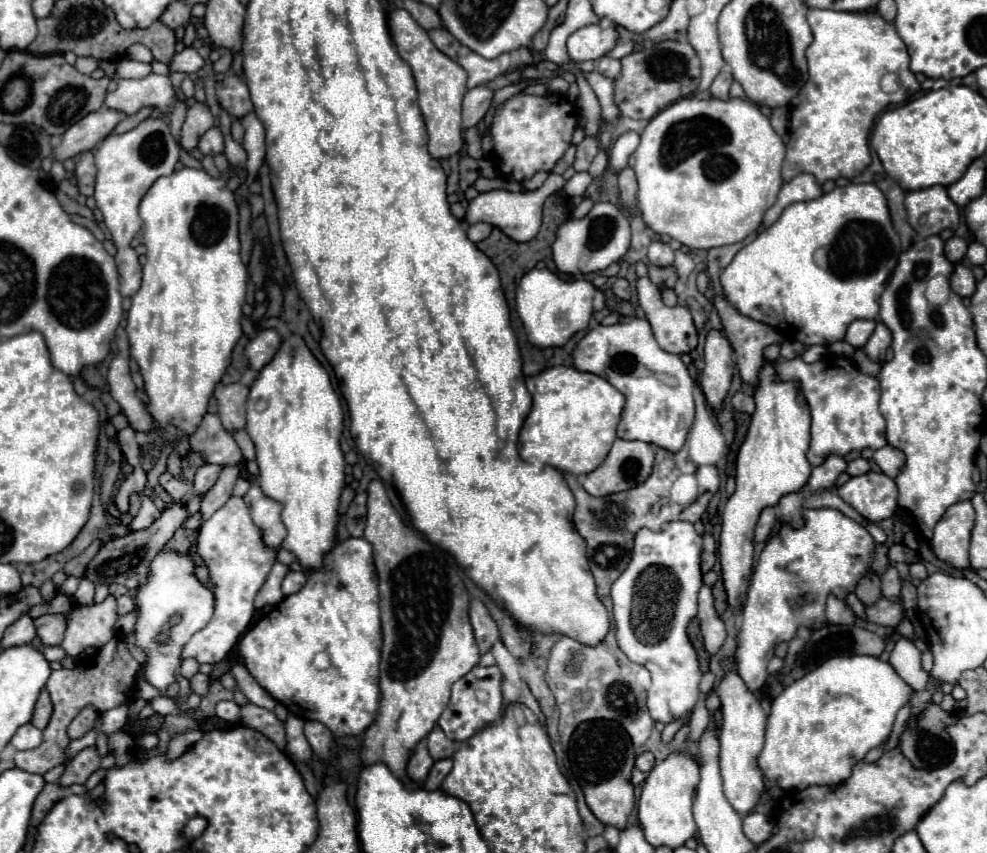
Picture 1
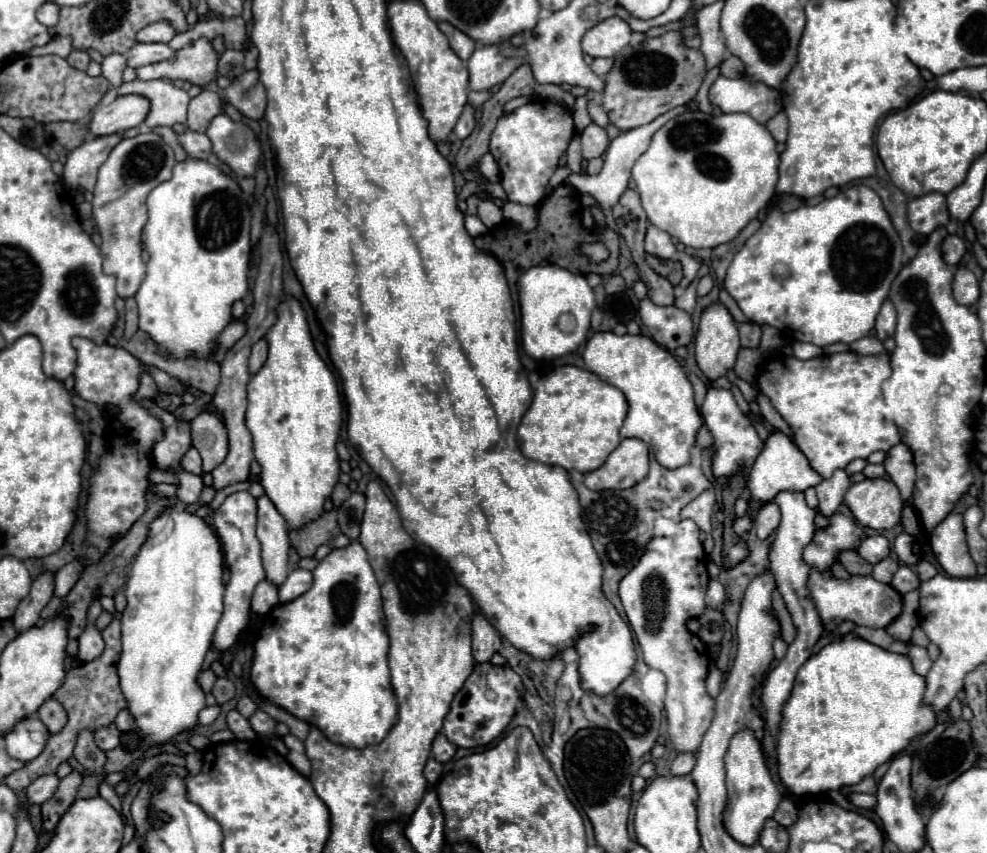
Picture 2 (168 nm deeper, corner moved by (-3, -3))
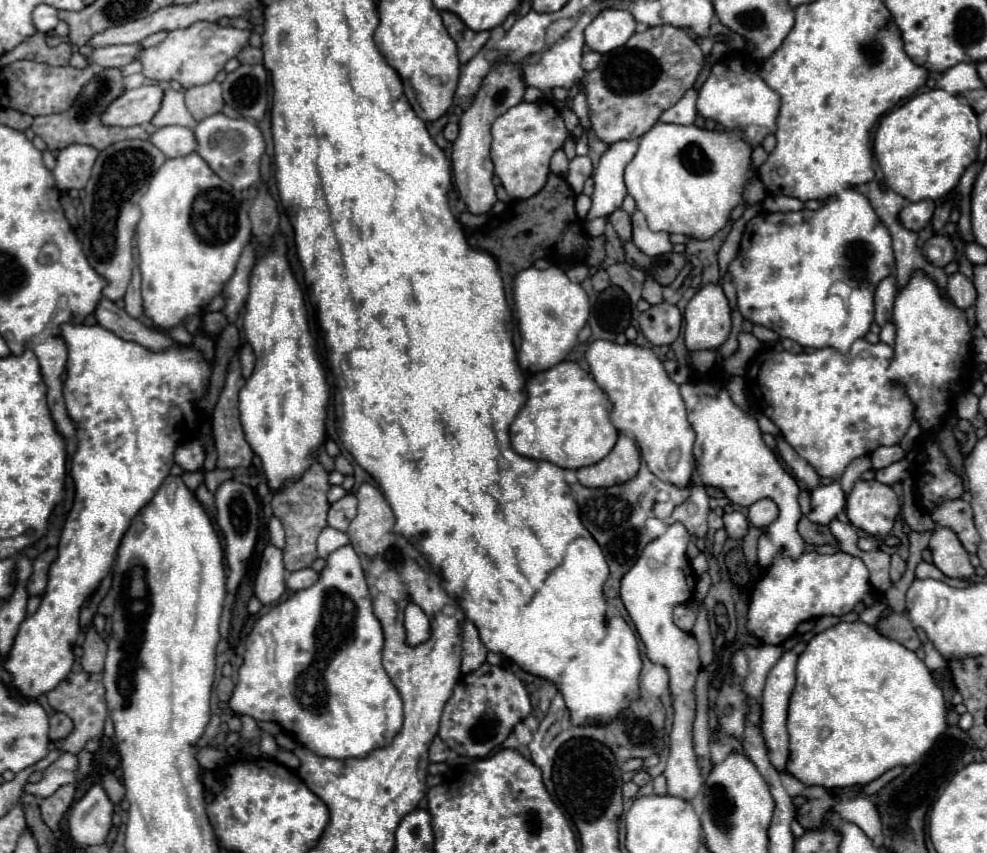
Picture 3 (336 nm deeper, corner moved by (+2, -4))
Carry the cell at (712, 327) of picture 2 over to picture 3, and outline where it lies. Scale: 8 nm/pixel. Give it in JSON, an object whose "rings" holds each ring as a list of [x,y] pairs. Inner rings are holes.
{"rings":[[[720,283],[696,291],[684,309],[684,341],[690,351],[718,349],[730,335],[730,303]]]}

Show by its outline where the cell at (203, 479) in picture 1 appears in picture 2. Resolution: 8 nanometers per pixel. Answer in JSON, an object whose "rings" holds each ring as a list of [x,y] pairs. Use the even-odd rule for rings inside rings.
{"rings":[[[189,448],[189,452],[181,460],[181,466],[187,472],[191,472],[191,474],[203,474],[203,470],[201,470],[201,456],[199,456],[199,452],[195,448]]]}

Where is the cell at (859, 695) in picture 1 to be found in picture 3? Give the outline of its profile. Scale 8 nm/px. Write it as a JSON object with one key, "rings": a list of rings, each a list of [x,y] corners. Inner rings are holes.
{"rings":[[[840,621],[834,627],[816,633],[796,665],[796,687],[788,707],[790,757],[788,773],[804,785],[820,787],[852,787],[866,785],[894,767],[908,767],[918,763],[946,731],[946,703],[944,693],[936,685],[932,671],[890,637],[882,637],[874,625],[854,621]]]}

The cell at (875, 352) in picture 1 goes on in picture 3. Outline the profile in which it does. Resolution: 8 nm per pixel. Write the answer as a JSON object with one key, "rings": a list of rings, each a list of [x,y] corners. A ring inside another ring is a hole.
{"rings":[[[890,275],[880,281],[874,293],[874,305],[876,305],[876,323],[882,327],[884,323],[890,321],[892,311],[894,311],[894,299],[896,299],[896,277]]]}

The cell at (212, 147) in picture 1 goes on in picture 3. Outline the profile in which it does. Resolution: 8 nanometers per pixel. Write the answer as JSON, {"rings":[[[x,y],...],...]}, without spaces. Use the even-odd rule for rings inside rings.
{"rings":[[[162,127],[150,135],[150,143],[166,157],[182,157],[196,149],[194,131],[186,127]]]}

